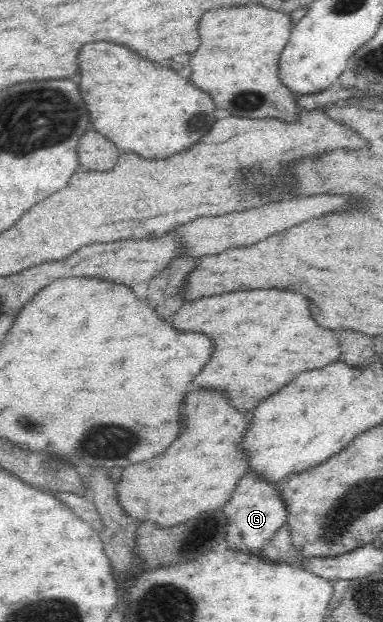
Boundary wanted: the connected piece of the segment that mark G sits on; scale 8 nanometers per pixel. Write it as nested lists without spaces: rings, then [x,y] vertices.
[[[247,472],[241,477],[241,481],[237,483],[237,489],[233,491],[233,497],[221,509],[228,520],[225,529],[228,548],[259,556],[262,547],[287,522],[289,513],[281,494],[275,490],[276,484],[253,472]]]

